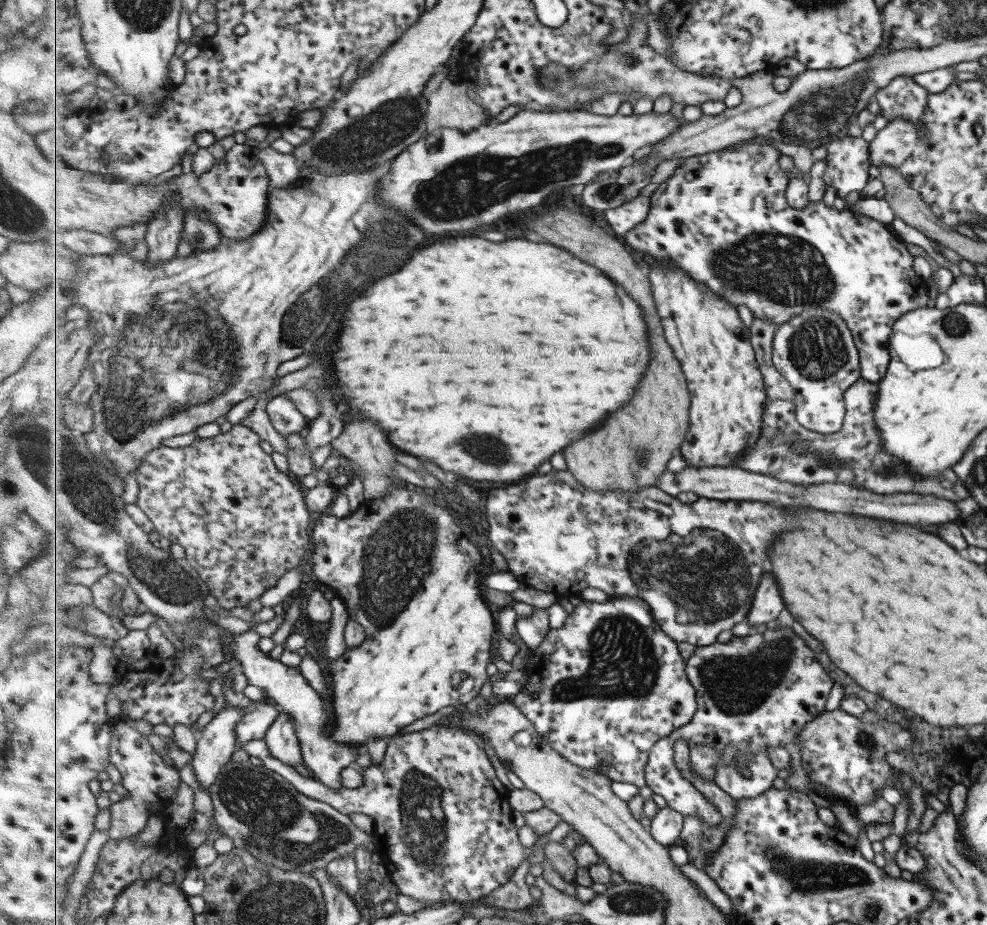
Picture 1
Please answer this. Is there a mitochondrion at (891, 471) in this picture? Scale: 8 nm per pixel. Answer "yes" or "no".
yes

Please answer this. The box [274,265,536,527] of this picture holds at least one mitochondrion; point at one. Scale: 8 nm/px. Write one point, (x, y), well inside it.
(479, 446)

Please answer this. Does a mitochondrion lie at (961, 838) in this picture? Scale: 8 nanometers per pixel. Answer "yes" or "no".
no

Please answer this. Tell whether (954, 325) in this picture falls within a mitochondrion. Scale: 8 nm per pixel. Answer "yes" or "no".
yes

